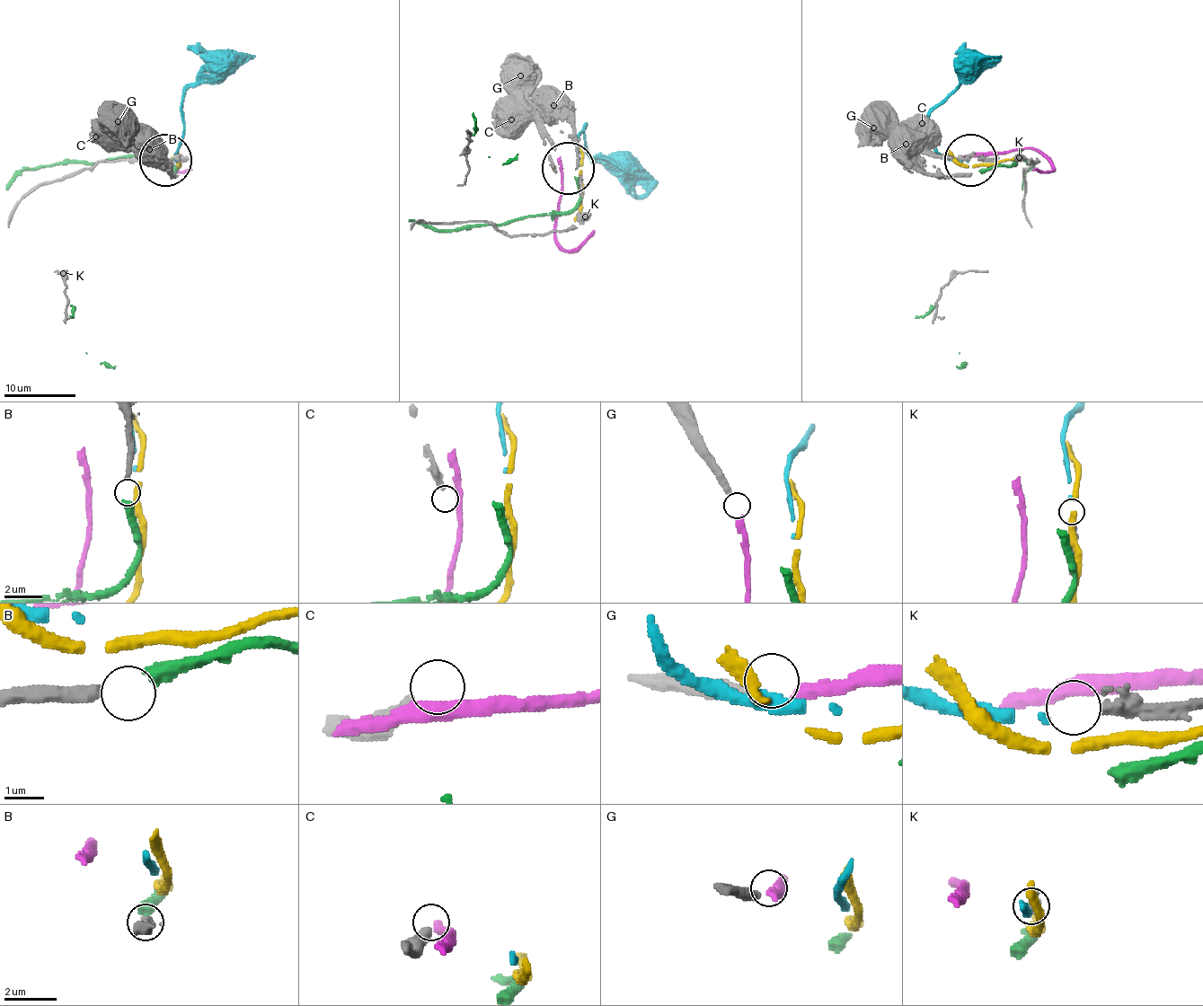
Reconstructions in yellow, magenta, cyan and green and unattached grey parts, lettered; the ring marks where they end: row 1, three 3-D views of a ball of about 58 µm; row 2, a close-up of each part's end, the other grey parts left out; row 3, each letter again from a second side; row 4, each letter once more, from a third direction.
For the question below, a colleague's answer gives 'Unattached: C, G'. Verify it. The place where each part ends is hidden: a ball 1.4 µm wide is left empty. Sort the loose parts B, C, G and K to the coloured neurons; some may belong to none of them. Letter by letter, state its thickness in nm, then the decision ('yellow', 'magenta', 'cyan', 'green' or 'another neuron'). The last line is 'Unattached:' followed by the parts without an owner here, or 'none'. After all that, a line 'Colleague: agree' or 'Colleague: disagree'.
B: 300 nm | green
C: 360 nm | another neuron
G: 320 nm | magenta
K: 320 nm | cyan
Unattached: C
Colleague: disagree

